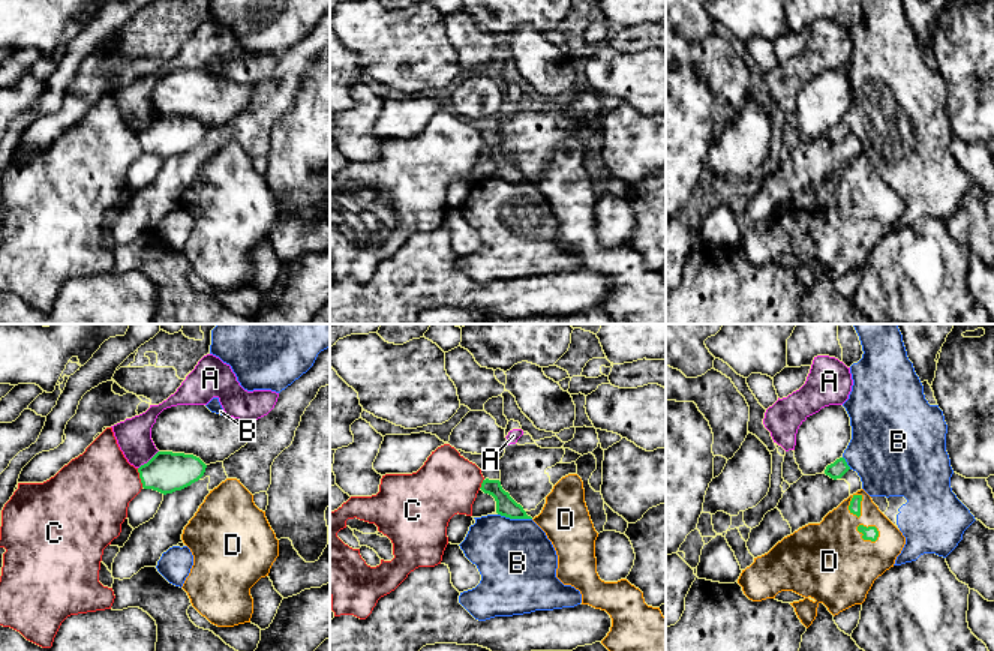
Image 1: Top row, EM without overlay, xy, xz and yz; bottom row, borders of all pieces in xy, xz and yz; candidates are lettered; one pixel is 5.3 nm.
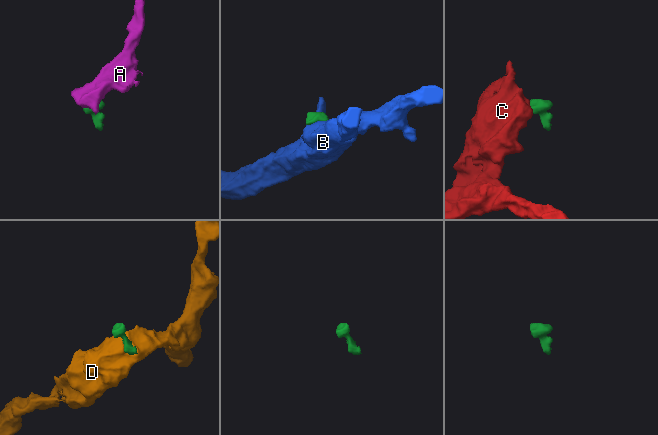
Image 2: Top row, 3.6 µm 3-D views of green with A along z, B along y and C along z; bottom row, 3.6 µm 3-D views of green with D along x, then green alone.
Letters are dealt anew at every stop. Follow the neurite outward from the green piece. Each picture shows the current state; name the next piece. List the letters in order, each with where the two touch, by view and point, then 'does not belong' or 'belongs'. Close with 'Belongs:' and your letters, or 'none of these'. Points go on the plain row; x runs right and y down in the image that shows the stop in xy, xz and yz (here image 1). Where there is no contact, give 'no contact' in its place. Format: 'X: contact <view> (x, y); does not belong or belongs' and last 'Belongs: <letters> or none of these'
A: contact xy (149, 125); does not belong
B: contact xz (514, 182); does not belong
C: contact xy (140, 141); does not belong
D: contact yz (870, 191); belongs
Belongs: D

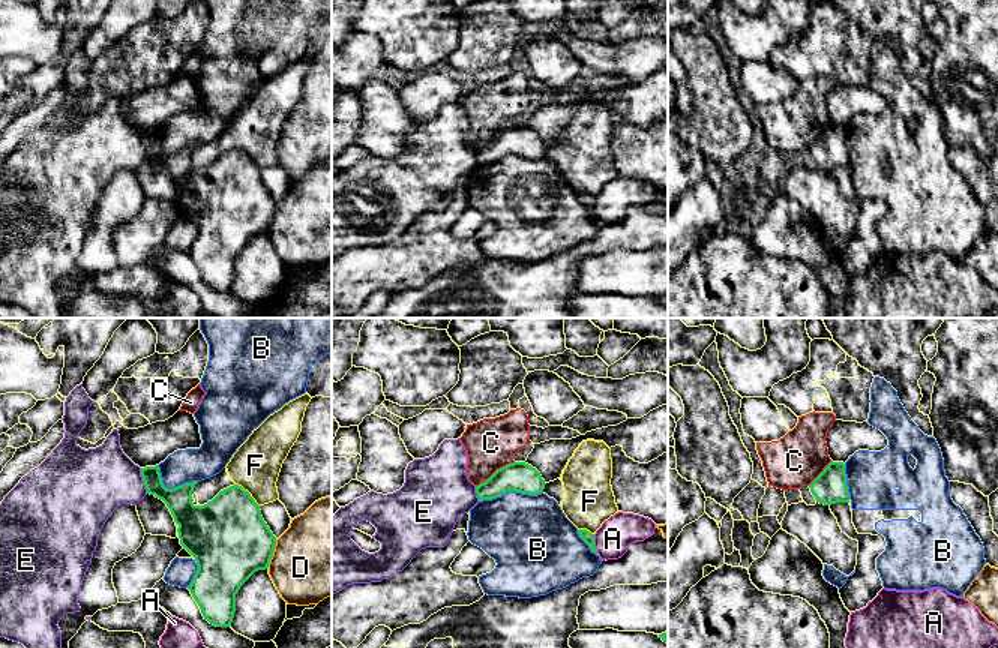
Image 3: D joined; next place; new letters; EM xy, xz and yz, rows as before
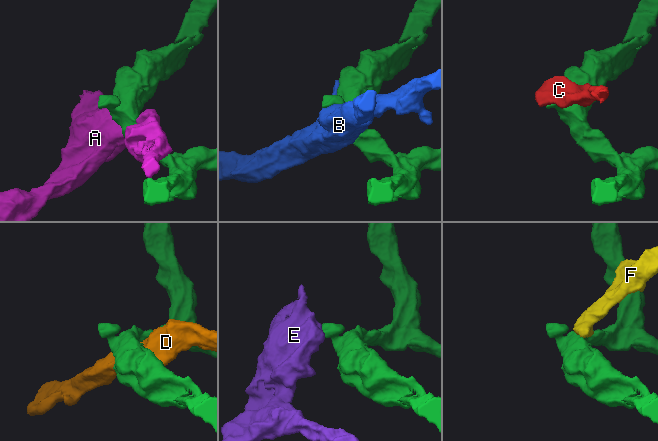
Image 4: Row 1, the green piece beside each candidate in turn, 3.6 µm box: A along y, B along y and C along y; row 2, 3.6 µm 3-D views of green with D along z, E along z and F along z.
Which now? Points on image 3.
A: contact xz (593, 209); does not belong
B: contact xz (511, 153); does not belong
C: contact xz (495, 135); does not belong
D: contact xy (272, 218); does not belong
E: contact xy (143, 144); does not belong
F: contact xy (249, 158); does not belong
Belongs: none of these

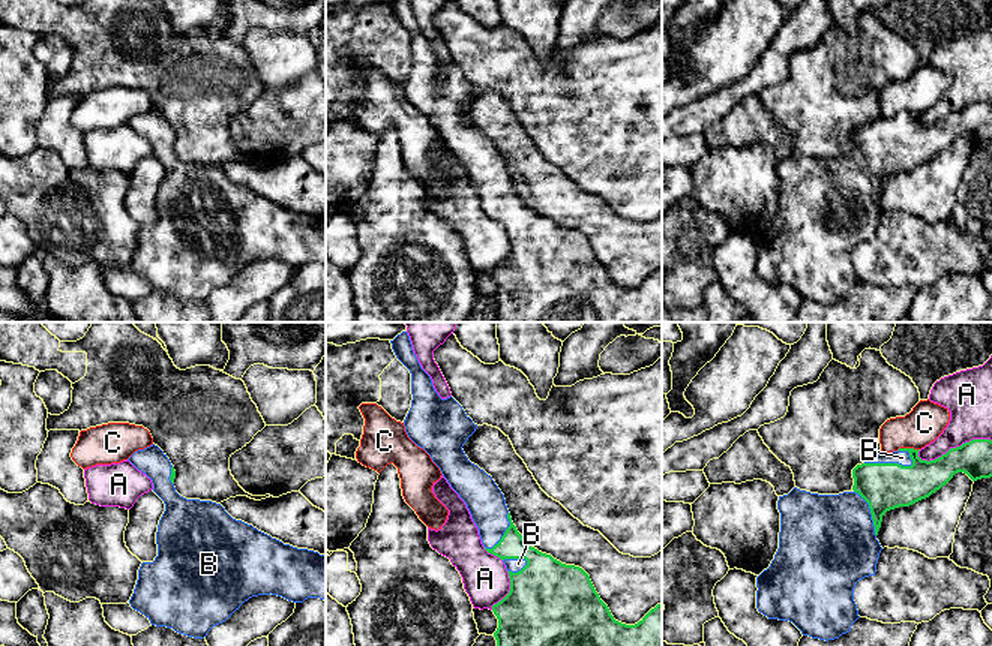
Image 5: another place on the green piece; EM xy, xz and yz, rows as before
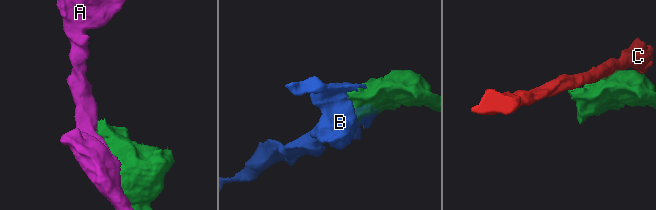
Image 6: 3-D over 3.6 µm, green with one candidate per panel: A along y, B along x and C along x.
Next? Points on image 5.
A: contact yz (953, 113); does not belong
B: contact yz (889, 128); belongs
C: contact yz (908, 113); does not belong
Belongs: B

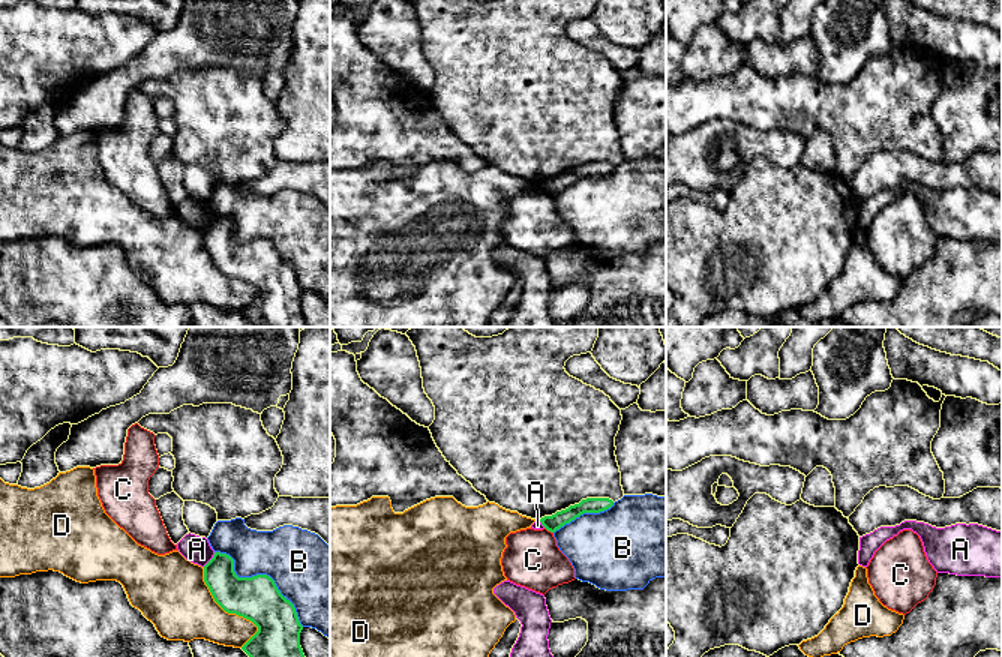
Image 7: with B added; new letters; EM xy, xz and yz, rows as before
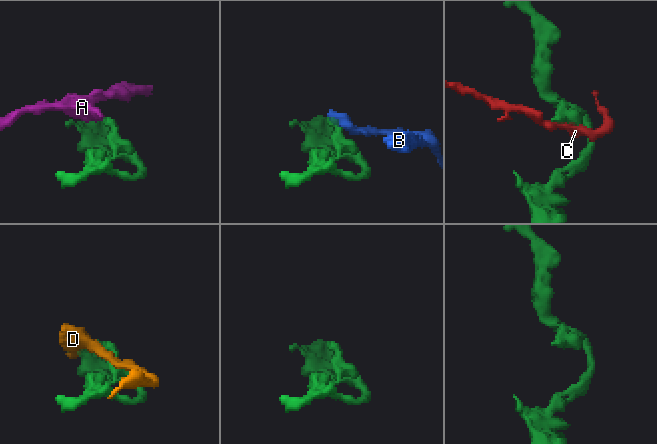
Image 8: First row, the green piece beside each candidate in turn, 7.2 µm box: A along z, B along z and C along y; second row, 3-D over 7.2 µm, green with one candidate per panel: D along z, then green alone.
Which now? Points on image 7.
A: contact xy (210, 224); does not belong
B: contact xy (261, 239); does not belong
C: contact xz (549, 194); does not belong
D: contact xy (230, 276); does not belong
Belongs: none of these

